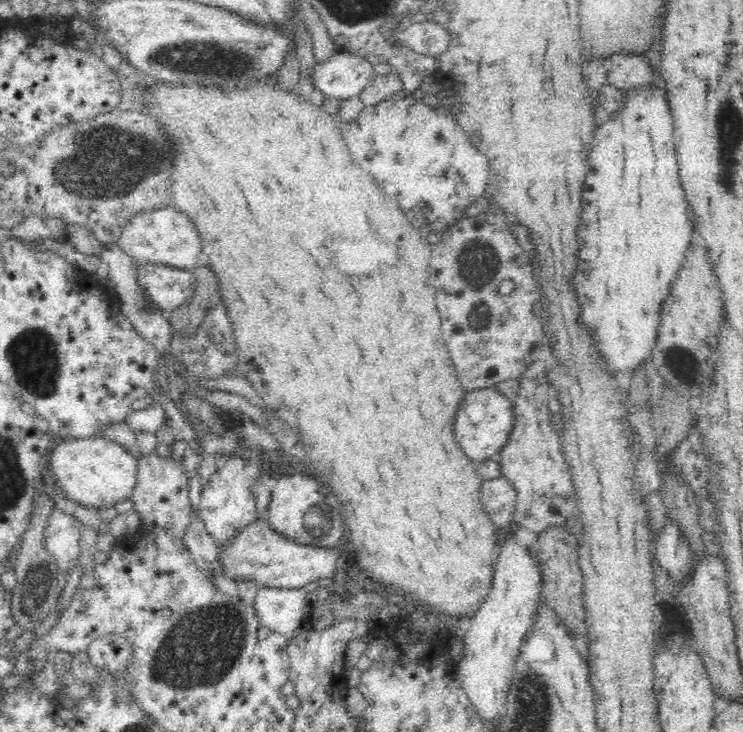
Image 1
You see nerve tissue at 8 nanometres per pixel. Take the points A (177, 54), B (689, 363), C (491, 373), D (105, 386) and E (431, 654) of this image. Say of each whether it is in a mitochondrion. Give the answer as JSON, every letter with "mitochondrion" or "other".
{"A":"mitochondrion","B":"mitochondrion","C":"other","D":"other","E":"other"}

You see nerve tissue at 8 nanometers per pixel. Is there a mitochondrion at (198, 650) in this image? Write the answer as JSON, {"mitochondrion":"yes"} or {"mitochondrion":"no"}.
{"mitochondrion":"yes"}

